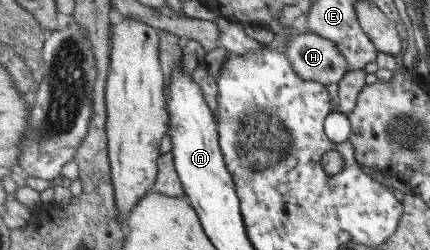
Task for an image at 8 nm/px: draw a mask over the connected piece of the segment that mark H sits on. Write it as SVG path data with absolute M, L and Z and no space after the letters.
M319 34L291 35L285 54L301 78L315 80L324 86L340 83L349 72L338 45Z

